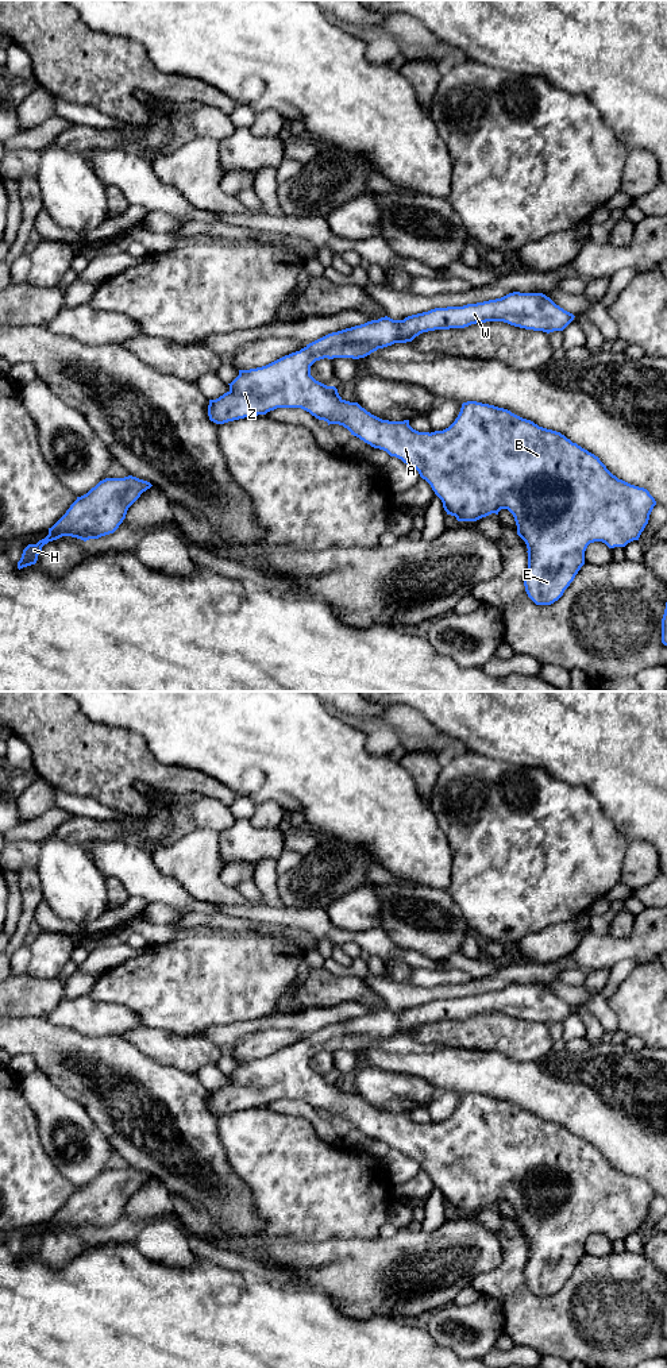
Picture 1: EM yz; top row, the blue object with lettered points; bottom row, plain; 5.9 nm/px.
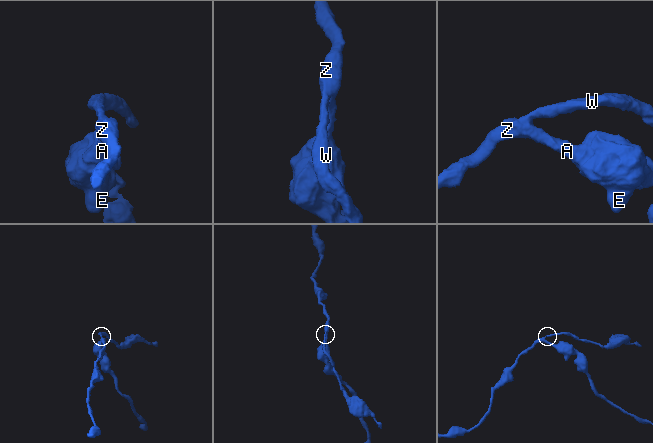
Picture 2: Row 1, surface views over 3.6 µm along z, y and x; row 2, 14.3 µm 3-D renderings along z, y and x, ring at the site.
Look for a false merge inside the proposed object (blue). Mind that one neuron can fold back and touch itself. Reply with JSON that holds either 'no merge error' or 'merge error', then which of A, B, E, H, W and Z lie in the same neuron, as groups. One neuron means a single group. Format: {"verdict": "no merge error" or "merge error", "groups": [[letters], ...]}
{"verdict": "no merge error", "groups": [["A", "B", "E", "H", "W", "Z"]]}

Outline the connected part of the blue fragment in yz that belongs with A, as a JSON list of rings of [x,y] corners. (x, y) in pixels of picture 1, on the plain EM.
[[[520,983],[463,998],[435,999],[404,1011],[385,1007],[328,1025],[266,1057],[239,1061],[239,1067],[228,1075],[230,1082],[209,1091],[208,1107],[211,1113],[224,1115],[266,1106],[277,1099],[301,1099],[328,1117],[343,1117],[371,1138],[416,1160],[442,1191],[447,1206],[458,1213],[477,1213],[508,1201],[514,1209],[517,1226],[528,1240],[525,1283],[536,1296],[551,1296],[563,1287],[585,1256],[585,1242],[590,1234],[602,1233],[614,1240],[639,1232],[656,1196],[647,1180],[618,1171],[598,1148],[560,1124],[539,1118],[508,1101],[467,1093],[448,1120],[419,1124],[409,1117],[409,1111],[382,1111],[358,1094],[343,1091],[335,1078],[327,1078],[311,1067],[311,1057],[324,1049],[365,1049],[378,1040],[412,1033],[420,1025],[435,1021],[504,1013],[550,1025],[563,1022],[574,1009],[543,984]]]

